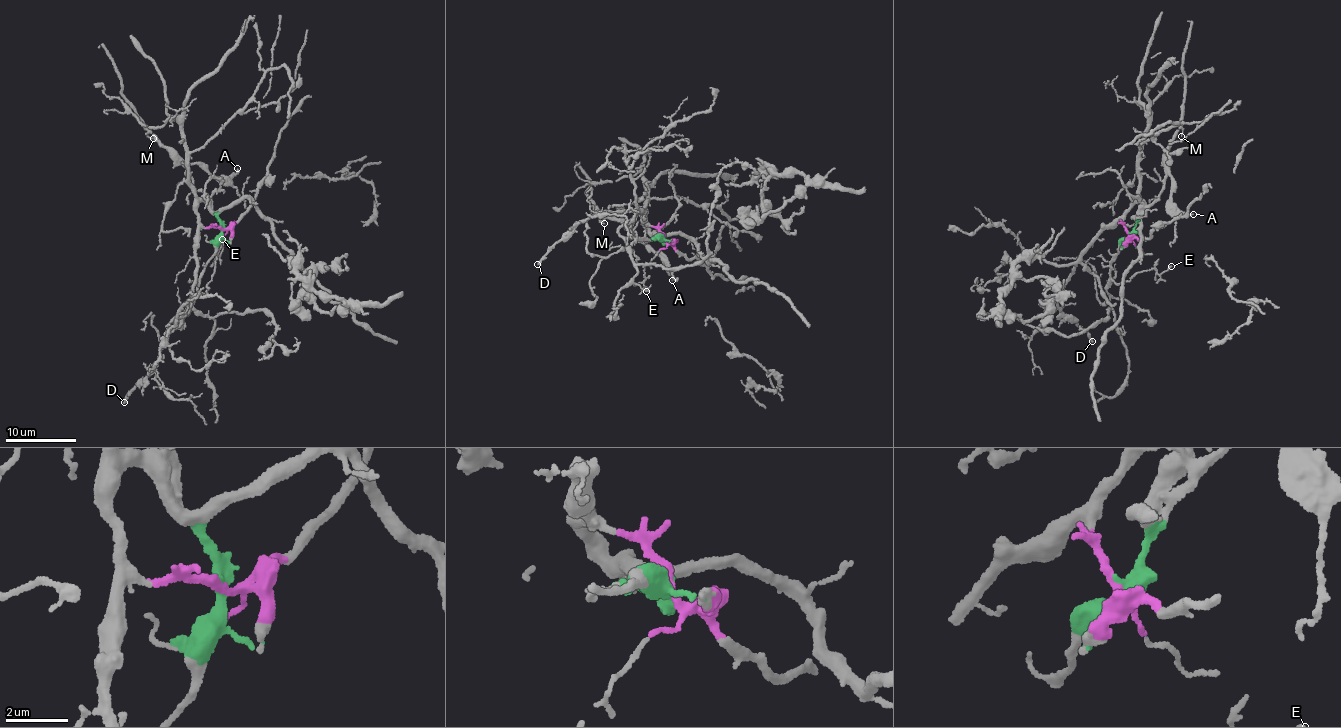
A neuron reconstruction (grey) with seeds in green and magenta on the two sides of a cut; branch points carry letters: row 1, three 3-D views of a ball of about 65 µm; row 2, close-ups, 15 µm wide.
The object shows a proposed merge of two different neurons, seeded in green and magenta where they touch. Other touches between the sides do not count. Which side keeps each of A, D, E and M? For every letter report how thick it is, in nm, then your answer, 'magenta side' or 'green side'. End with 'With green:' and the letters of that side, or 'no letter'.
A: calibre 190 nm; green side
D: calibre 200 nm; magenta side
E: calibre 140 nm; green side
M: calibre 110 nm; green side
With green: A, E, M

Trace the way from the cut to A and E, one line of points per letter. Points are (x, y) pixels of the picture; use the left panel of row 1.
A: (221, 229), (205, 194), (194, 187), (189, 166), (193, 164), (202, 166), (217, 177), (237, 171), (237, 169)
E: (221, 229), (215, 255), (198, 279), (197, 292), (201, 294), (207, 289), (223, 239)

